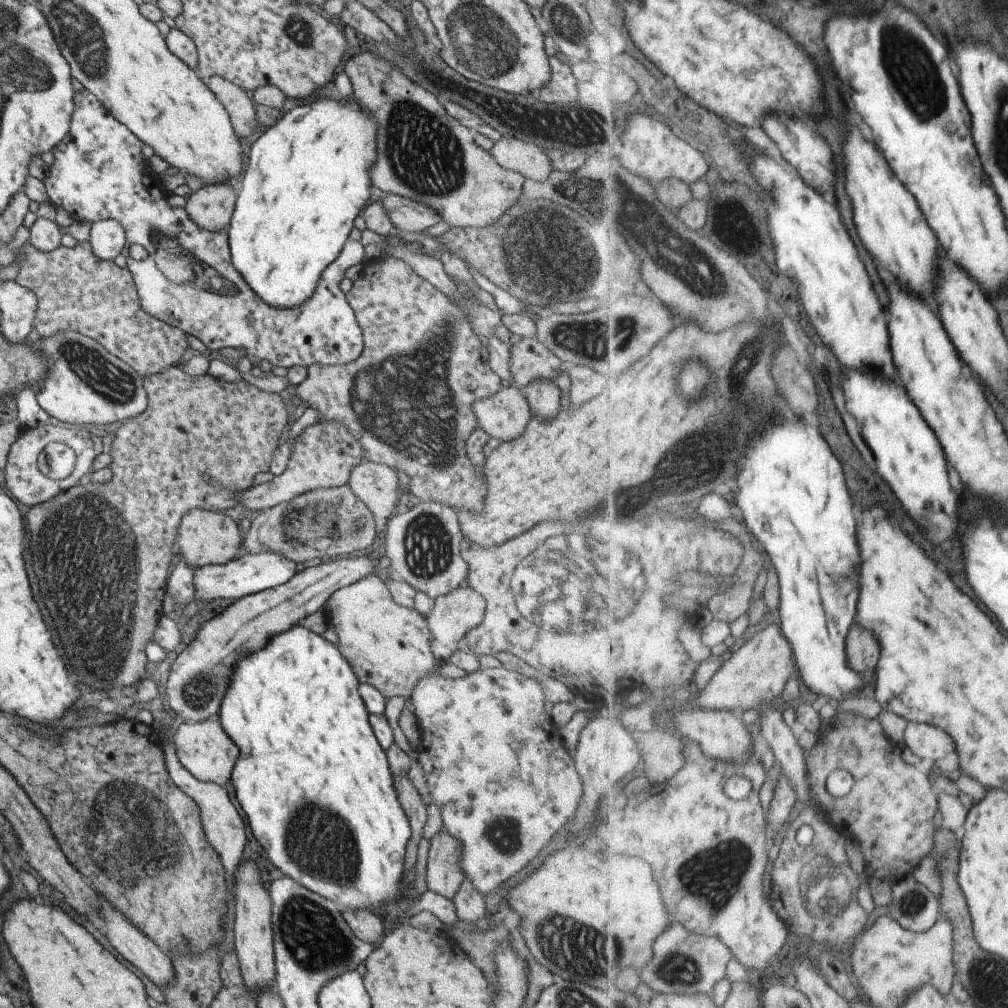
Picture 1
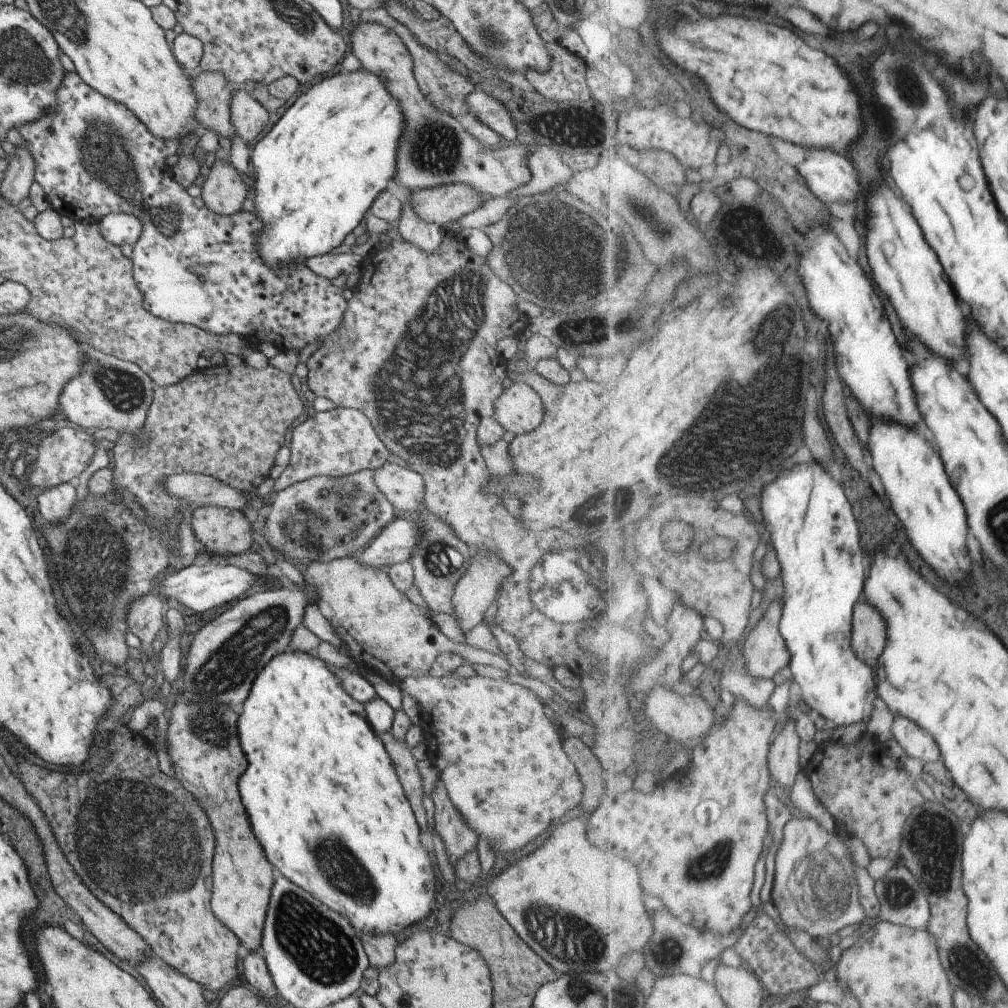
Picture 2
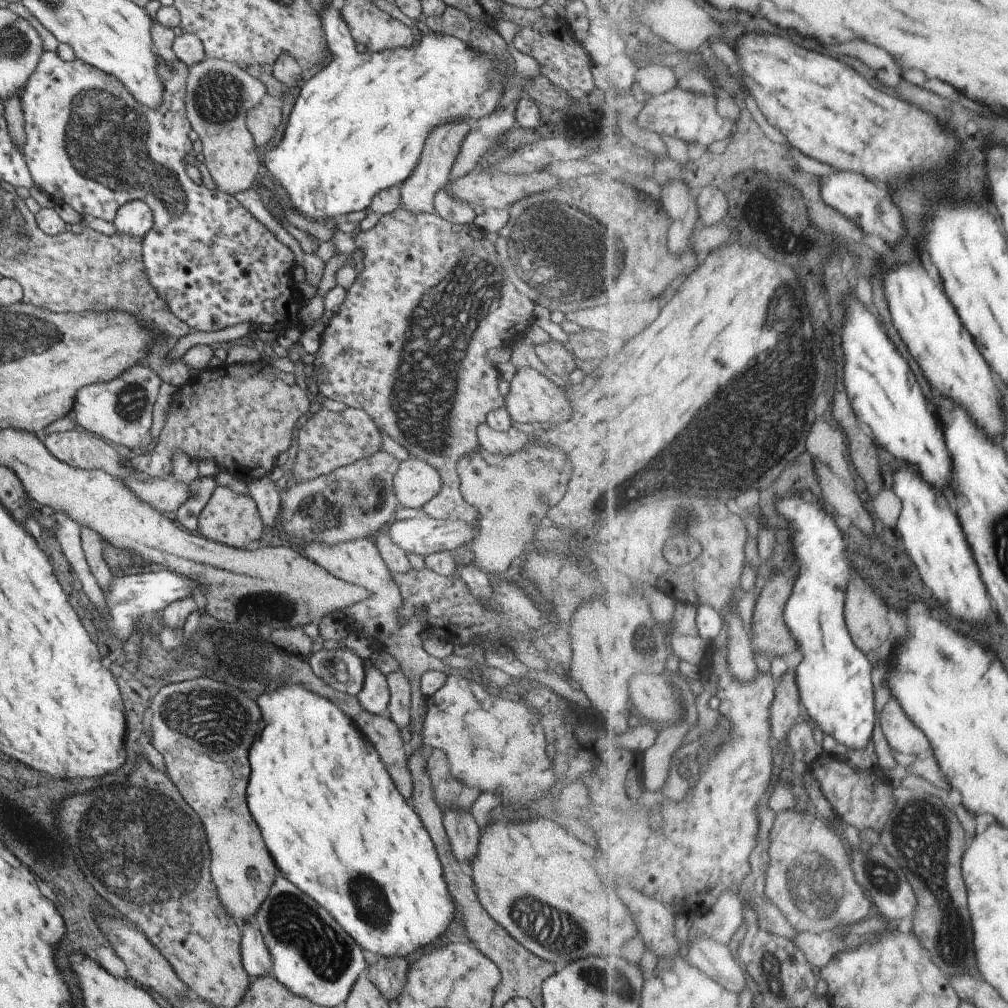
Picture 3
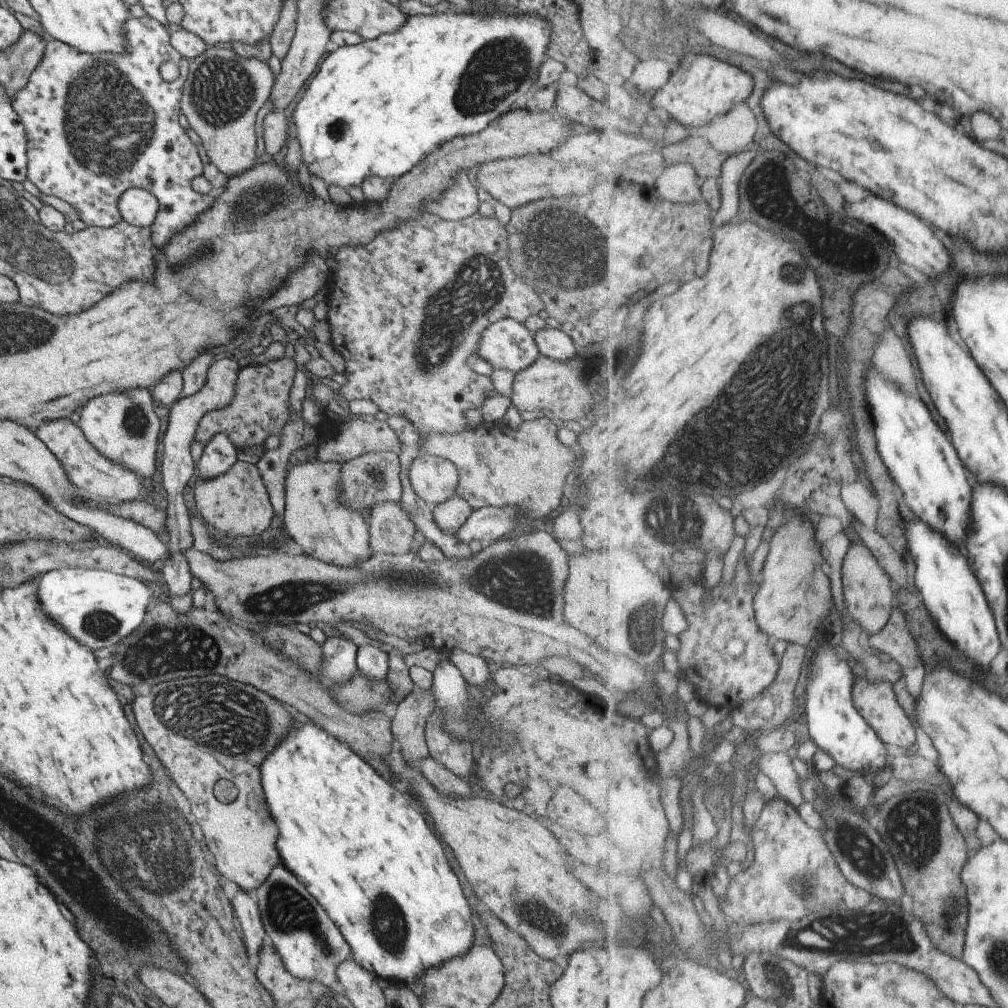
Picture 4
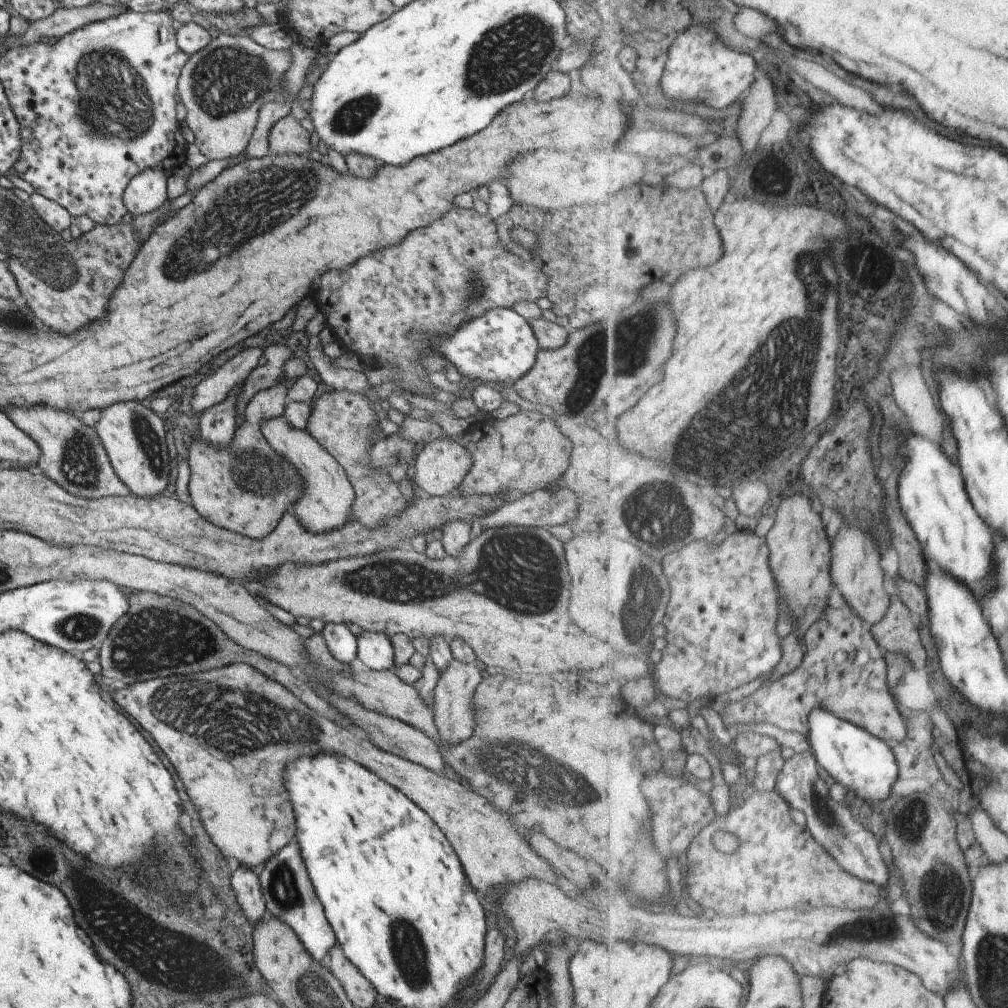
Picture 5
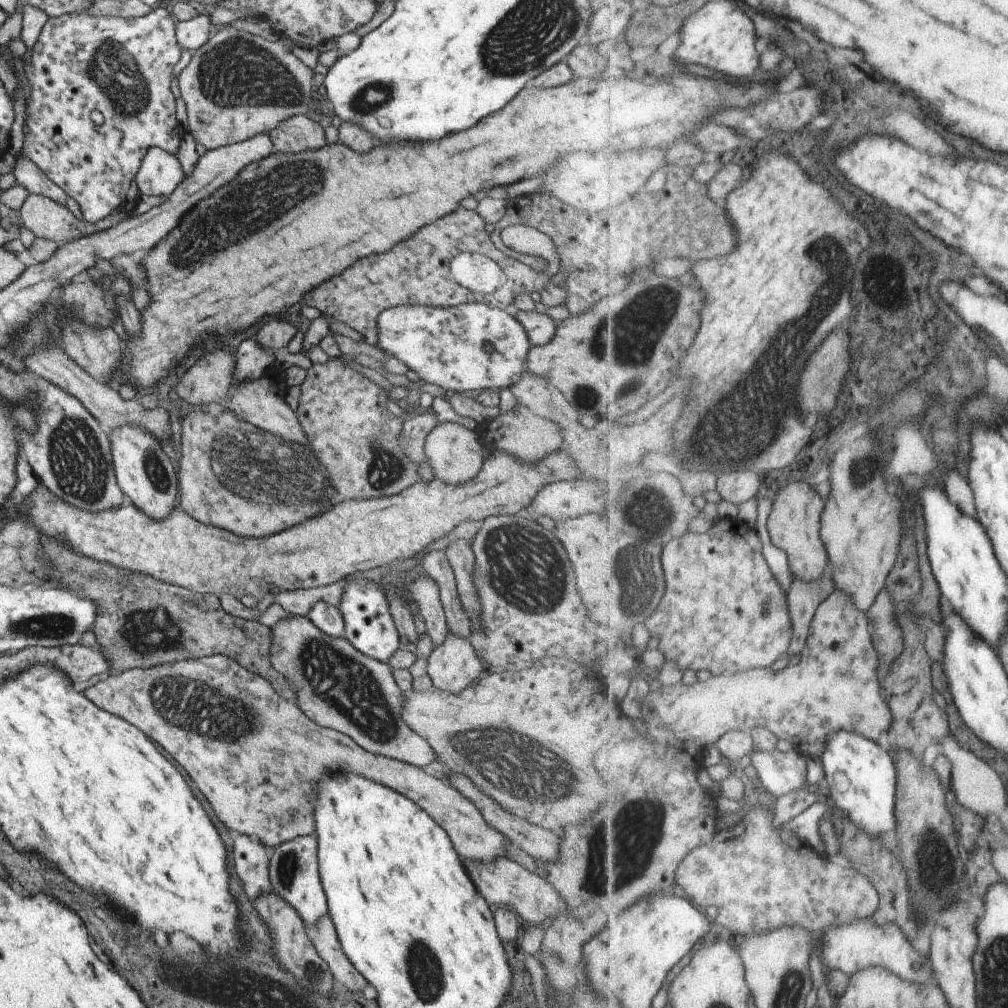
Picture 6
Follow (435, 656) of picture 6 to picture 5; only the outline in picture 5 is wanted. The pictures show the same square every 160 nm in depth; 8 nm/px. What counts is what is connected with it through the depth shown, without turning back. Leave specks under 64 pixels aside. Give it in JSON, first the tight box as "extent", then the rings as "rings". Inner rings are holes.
{"extent":[432,659,482,745],"rings":[[[451,659],[448,665],[438,674],[432,698],[434,720],[442,745],[454,745],[470,737],[474,727],[471,697],[475,687],[482,681],[482,670],[475,664],[467,664]]]}

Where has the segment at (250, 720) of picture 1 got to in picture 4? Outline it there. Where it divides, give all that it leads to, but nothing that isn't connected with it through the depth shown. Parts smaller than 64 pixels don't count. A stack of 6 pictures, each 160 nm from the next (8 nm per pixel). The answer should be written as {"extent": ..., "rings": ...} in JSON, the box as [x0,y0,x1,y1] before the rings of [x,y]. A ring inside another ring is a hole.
{"extent":[261,713,473,987],"rings":[[[295,713],[294,715],[298,719],[292,718],[292,728],[288,731],[289,736],[286,735],[285,742],[271,756],[267,756],[261,762],[261,788],[265,794],[268,811],[271,812],[278,828],[275,848],[280,856],[280,862],[327,913],[339,934],[345,938],[351,959],[367,972],[374,974],[381,984],[393,982],[393,984],[409,987],[415,978],[421,978],[429,968],[435,968],[448,960],[462,957],[472,947],[473,924],[468,900],[465,899],[457,875],[448,863],[446,848],[441,845],[426,820],[423,820],[424,816],[419,814],[420,810],[417,810],[417,806],[414,806],[409,798],[405,798],[404,794],[396,791],[391,782],[378,775],[376,770],[373,770],[373,767],[360,755],[354,753],[335,737],[328,735],[320,727],[316,727]]]}

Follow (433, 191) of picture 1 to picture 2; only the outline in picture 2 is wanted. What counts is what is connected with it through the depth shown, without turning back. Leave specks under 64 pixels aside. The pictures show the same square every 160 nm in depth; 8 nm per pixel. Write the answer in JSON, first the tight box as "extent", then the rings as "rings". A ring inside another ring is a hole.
{"extent":[350,20,531,198],"rings":[[[356,20],[350,34],[351,50],[361,63],[360,68],[376,74],[386,84],[388,94],[397,99],[404,116],[404,125],[398,140],[396,171],[392,179],[410,191],[461,183],[469,185],[481,198],[505,196],[529,180],[526,158],[531,146],[491,148],[474,139],[459,122],[438,111],[417,86],[413,76],[412,58],[398,34],[382,24]]]}

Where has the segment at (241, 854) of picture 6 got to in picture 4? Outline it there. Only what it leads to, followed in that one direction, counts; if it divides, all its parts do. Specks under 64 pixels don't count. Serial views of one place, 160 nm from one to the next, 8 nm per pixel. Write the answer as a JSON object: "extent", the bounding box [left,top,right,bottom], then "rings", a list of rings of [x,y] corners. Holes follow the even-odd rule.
{"extent":[230,888,267,955],"rings":[[[238,888],[230,902],[237,928],[244,940],[245,952],[248,955],[258,954],[258,950],[267,943],[260,912],[253,894],[254,891],[248,893]]]}

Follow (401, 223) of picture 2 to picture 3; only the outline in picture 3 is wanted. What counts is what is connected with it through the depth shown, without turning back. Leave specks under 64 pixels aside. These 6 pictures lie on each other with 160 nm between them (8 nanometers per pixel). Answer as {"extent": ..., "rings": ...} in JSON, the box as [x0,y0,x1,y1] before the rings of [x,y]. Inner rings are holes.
{"extent":[398,121,469,213],"rings":[[[452,121],[435,127],[425,139],[420,159],[414,166],[411,174],[398,185],[400,202],[410,213],[433,213],[432,200],[435,192],[443,187],[448,180],[451,165],[457,156],[460,144],[468,132],[469,123],[465,121]]]}

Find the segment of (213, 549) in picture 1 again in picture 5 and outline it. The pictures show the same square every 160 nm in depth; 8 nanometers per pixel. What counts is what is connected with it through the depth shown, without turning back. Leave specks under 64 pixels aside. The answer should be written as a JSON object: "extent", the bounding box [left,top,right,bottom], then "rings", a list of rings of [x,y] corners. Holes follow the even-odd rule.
{"extent":[188,357,305,539],"rings":[[[297,357],[287,359],[282,366],[280,379],[272,386],[257,391],[246,402],[245,414],[240,423],[234,428],[232,440],[226,447],[216,447],[203,440],[191,440],[188,446],[188,467],[190,470],[188,479],[188,495],[192,500],[191,505],[200,514],[205,522],[213,526],[241,534],[250,539],[260,539],[267,536],[279,522],[282,514],[293,512],[294,503],[302,495],[304,480],[296,473],[294,466],[275,449],[268,445],[260,431],[260,424],[268,418],[283,415],[286,400],[286,383],[288,380],[305,375],[305,364]]]}

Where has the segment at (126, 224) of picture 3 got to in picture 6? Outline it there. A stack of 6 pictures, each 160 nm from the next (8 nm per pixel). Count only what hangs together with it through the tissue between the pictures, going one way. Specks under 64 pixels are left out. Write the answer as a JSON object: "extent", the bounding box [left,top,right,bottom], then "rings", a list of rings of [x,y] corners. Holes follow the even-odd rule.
{"extent":[132,148,183,196],"rings":[[[149,148],[135,174],[132,192],[145,196],[169,196],[183,179],[174,154]]]}

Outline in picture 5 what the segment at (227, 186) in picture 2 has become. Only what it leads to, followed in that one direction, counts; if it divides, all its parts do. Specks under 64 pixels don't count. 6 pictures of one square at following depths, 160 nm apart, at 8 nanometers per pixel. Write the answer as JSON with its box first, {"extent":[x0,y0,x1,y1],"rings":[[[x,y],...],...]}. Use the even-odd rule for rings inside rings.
{"extent":[176,32,289,160],"rings":[[[221,32],[211,38],[209,44],[201,50],[188,56],[177,77],[176,94],[185,107],[184,121],[194,136],[194,145],[205,158],[213,160],[242,154],[258,119],[261,105],[272,101],[283,101],[286,98],[282,77],[289,65],[289,48],[270,51],[258,45],[247,34],[230,35]]]}

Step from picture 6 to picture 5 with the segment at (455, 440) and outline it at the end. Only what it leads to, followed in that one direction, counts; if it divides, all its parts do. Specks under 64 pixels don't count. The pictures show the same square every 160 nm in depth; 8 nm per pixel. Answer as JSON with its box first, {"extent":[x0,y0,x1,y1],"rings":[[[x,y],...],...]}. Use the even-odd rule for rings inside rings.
{"extent":[414,437,472,496],"rings":[[[447,437],[428,440],[414,460],[414,481],[422,494],[443,496],[457,490],[472,463],[469,451]]]}

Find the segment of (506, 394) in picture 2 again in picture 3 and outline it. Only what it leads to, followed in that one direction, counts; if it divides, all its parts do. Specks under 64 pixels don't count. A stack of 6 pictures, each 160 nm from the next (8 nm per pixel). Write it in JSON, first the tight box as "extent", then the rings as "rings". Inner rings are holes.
{"extent":[504,367,571,426],"rings":[[[527,367],[523,370],[517,370],[511,377],[504,406],[509,413],[511,422],[523,422],[523,424],[539,422],[545,426],[545,422],[553,422],[553,418],[559,414],[559,410],[563,410],[565,420],[571,416],[571,410],[569,410],[569,404],[567,404],[567,397],[564,392],[565,389],[557,387],[540,372]]]}

